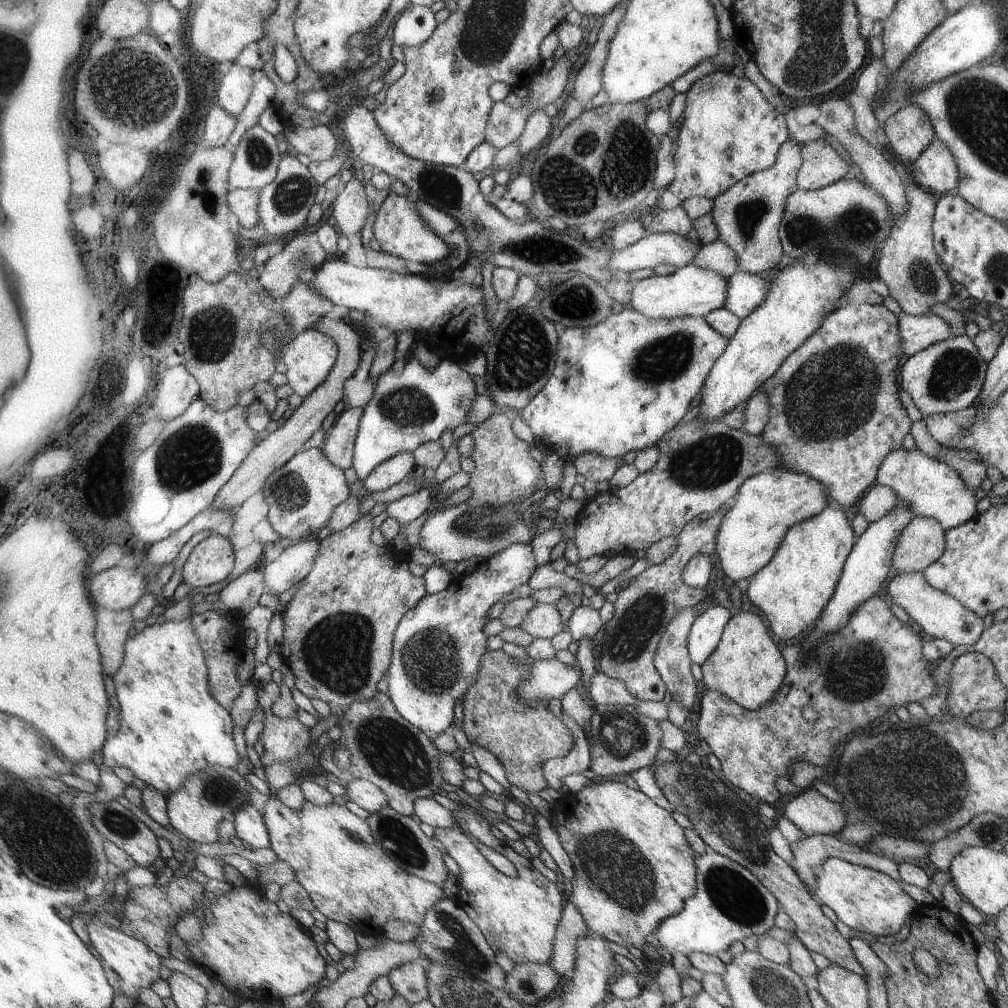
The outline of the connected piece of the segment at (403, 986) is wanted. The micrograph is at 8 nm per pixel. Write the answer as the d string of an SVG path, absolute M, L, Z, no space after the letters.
M425 962L403 964L403 966L395 968L389 974L389 978L391 978L391 984L397 990L397 994L403 994L409 1002L413 1002L413 1006L431 998Z

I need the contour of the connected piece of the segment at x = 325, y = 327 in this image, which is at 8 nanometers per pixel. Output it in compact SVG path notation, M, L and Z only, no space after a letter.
M323 316L321 320L317 320L313 324L317 330L333 336L339 344L339 360L335 364L335 368L331 370L329 378L307 398L303 400L301 408L295 410L295 414L285 422L285 426L277 428L277 432L271 432L269 436L263 436L259 446L251 452L251 456L243 462L243 466L239 468L239 472L235 472L235 476L227 482L227 486L219 492L217 500L213 502L213 508L215 510L233 510L233 508L239 508L249 496L253 496L255 492L259 490L265 490L267 486L267 480L277 472L281 470L285 464L289 464L299 452L303 452L303 446L305 442L323 426L323 420L335 412L335 406L345 398L343 396L343 384L355 376L355 370L359 368L359 362L361 362L361 350L359 350L359 336L357 336L357 330L353 330L353 326L349 326L349 322L343 318L343 320L333 320L329 316Z

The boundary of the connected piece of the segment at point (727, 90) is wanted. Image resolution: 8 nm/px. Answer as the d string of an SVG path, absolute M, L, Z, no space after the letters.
M713 72L705 76L685 92L685 108L679 118L679 136L673 152L675 160L675 180L669 184L669 190L683 202L689 198L707 198L715 200L729 188L733 188L745 176L763 172L771 168L777 160L781 146L791 138L787 120L783 114L775 112L775 106L765 98L765 94L751 80L739 72Z

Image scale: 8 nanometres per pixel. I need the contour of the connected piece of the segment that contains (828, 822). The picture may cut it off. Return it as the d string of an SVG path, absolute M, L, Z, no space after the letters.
M811 786L805 792L797 792L797 796L783 806L783 818L793 822L805 834L805 838L827 834L837 836L847 824L843 806L821 796Z

